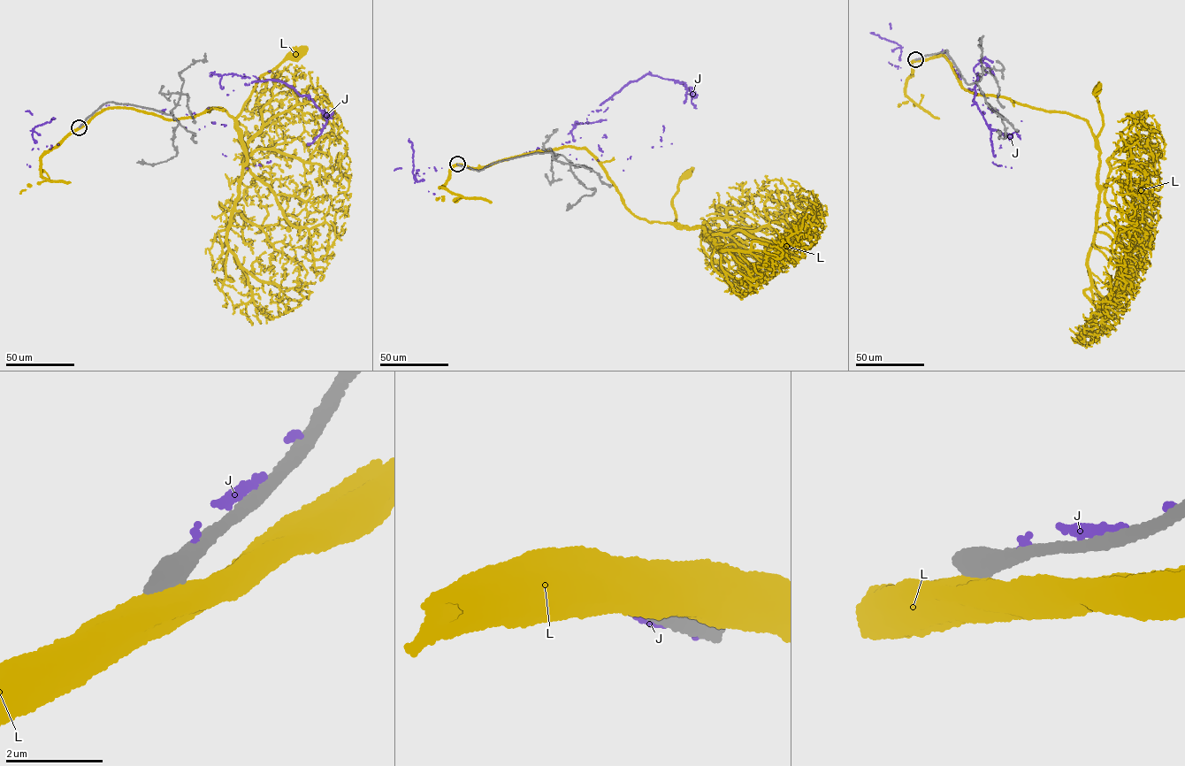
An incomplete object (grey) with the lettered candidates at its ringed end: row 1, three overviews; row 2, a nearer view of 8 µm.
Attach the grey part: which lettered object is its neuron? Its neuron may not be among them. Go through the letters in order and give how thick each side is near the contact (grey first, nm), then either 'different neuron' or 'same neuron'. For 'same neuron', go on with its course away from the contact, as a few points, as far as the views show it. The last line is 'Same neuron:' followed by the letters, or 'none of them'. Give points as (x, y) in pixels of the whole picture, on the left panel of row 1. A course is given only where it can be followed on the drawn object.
J: 340/80 nm | different neuron
L: 600/650 nm | different neuron
Same neuron: none of them

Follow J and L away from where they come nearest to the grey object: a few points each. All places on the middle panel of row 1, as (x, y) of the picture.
J: (458, 164), (581, 137), (587, 121), (575, 121), (605, 119), (606, 101), (649, 73), (685, 83), (684, 103)
L: (457, 164), (477, 168), (524, 154), (585, 148), (635, 216), (673, 224), (671, 204), (685, 173)

